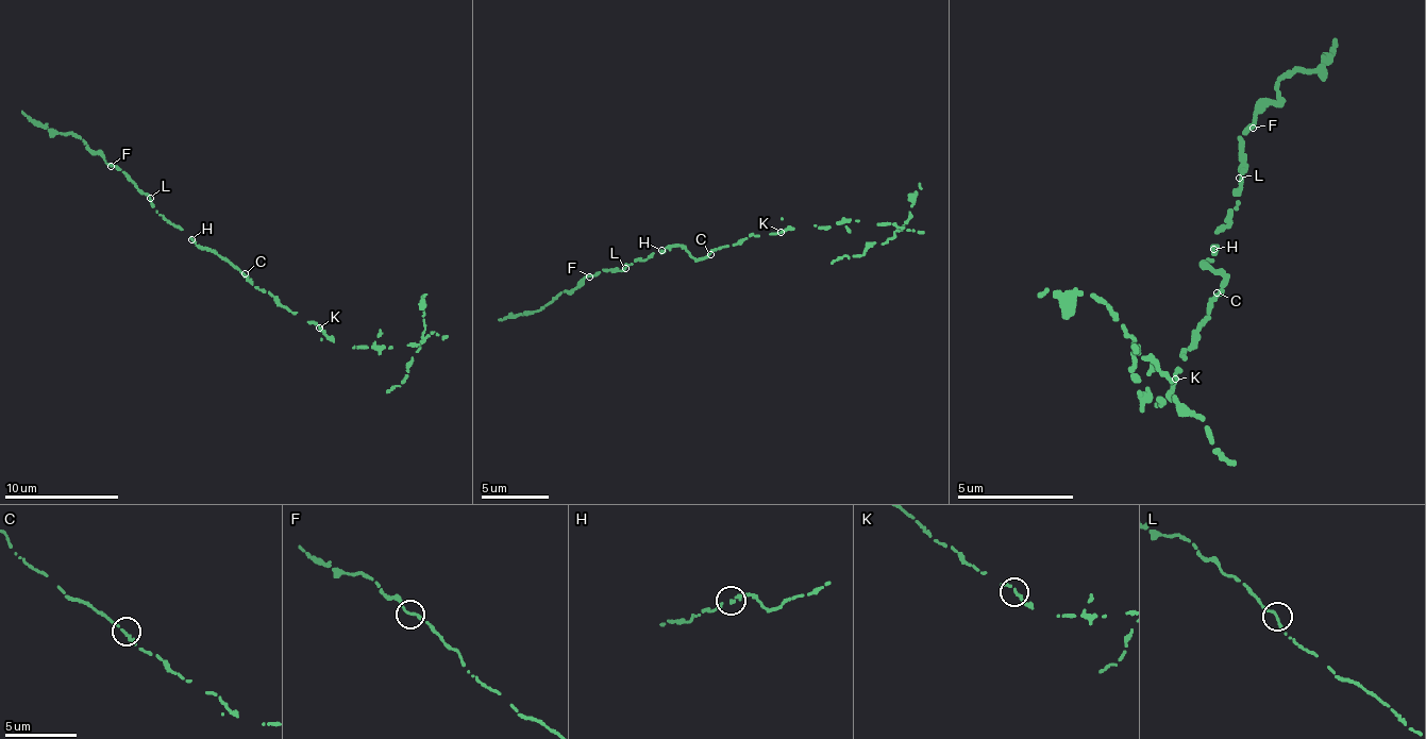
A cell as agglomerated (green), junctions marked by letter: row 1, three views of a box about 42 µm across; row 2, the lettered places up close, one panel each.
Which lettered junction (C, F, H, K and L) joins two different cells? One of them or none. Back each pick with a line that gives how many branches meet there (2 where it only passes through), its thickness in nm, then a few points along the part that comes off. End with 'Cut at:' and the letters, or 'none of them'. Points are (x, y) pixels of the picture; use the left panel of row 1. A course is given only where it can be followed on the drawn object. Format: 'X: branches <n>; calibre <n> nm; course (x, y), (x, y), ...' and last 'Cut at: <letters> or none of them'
K: branches 1; calibre 240 nm; course (319, 328), (334, 341), (368, 348), (418, 345), (424, 339), (406, 375), (386, 392)
Cut at: K

